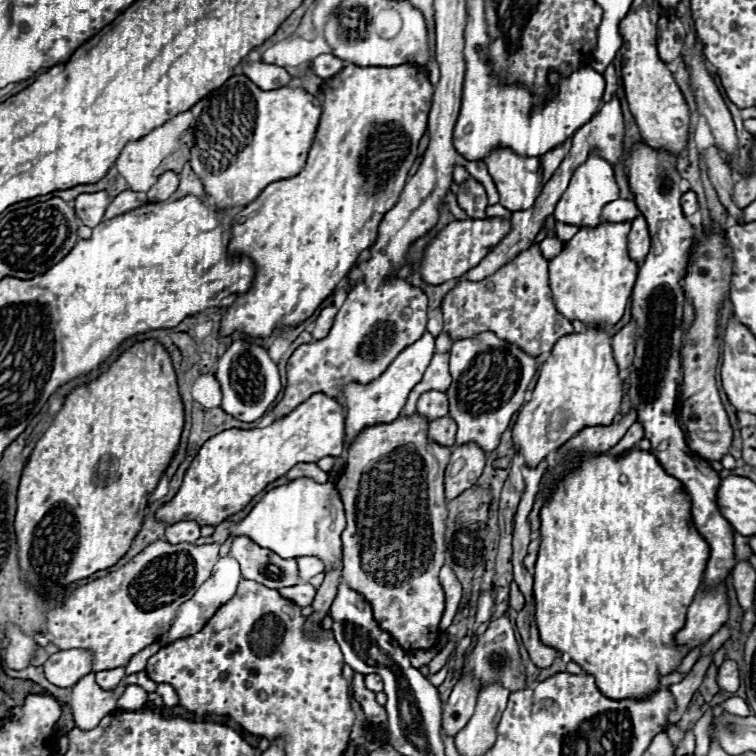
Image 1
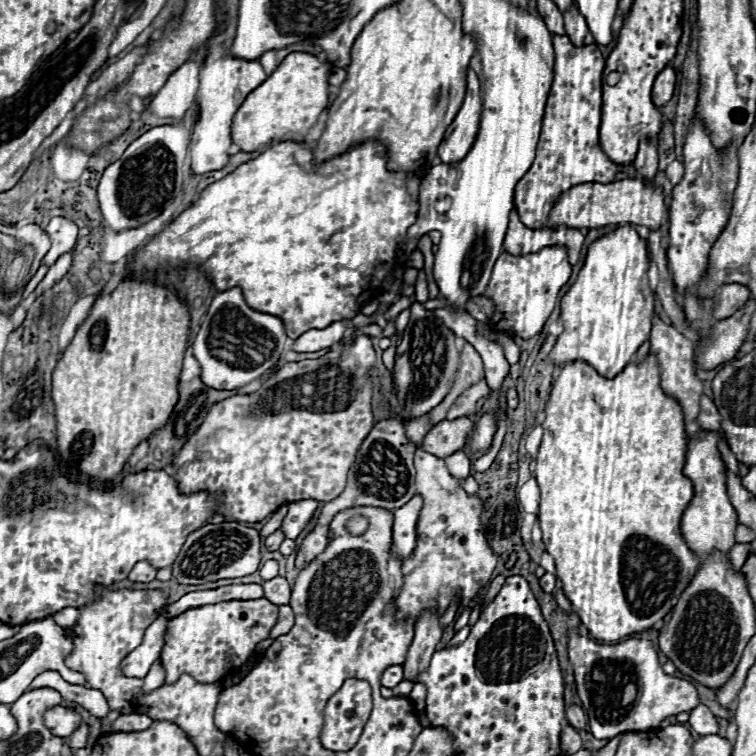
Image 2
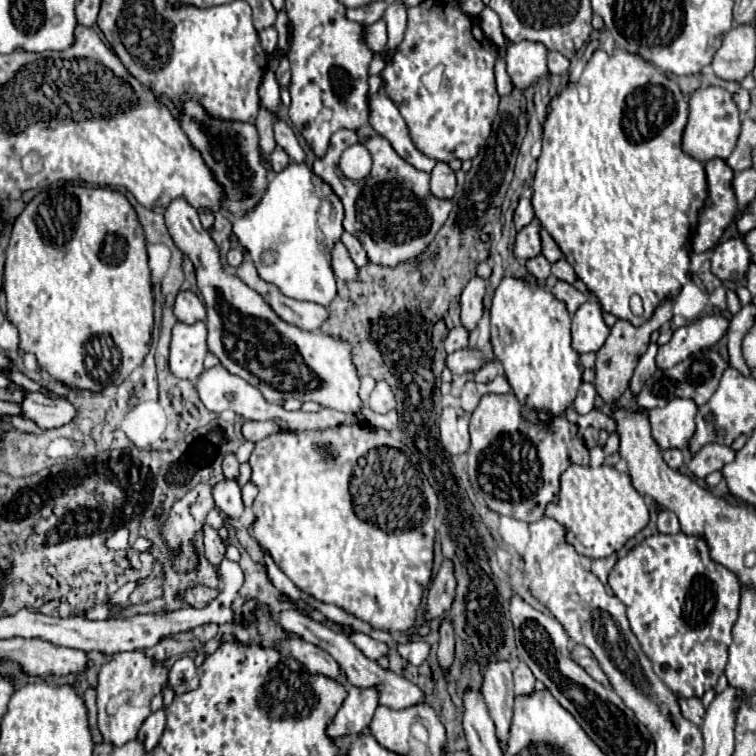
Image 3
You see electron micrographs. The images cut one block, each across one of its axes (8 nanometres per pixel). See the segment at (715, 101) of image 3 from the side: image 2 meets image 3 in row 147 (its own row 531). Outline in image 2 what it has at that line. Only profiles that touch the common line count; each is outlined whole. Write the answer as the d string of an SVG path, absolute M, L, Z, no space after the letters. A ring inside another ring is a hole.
M702 430L694 440L688 442L688 450L686 450L684 474L692 480L694 496L682 514L682 534L688 546L698 554L700 560L704 560L714 550L728 556L732 546L736 544L734 532L738 526L738 514L726 494L724 462L718 452L718 440L720 436L716 432Z

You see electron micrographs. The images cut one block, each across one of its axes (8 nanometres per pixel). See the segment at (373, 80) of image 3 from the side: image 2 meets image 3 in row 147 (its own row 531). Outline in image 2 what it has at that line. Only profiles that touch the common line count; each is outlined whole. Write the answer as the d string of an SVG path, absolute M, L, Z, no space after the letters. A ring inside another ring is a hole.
M414 496L400 510L394 510L394 526L392 526L392 556L406 558L412 554L416 546L416 518L422 508L422 498Z

